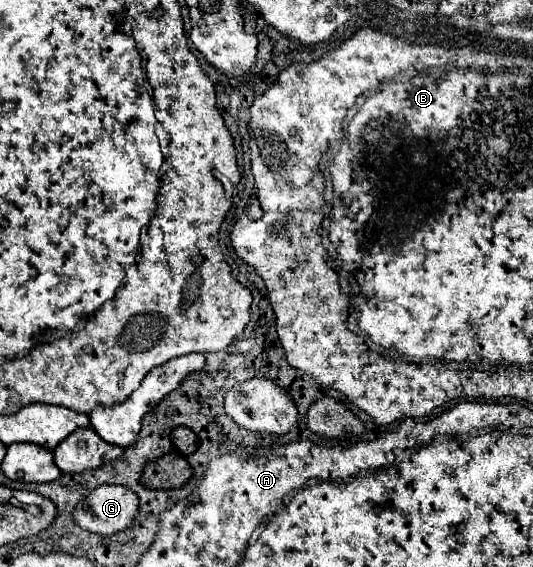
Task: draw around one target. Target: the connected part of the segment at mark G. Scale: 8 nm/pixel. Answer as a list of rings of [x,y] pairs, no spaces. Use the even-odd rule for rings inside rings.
[[[99,486],[89,498],[83,498],[73,518],[75,522],[93,534],[113,536],[127,530],[137,518],[139,498],[133,490],[125,486]]]

